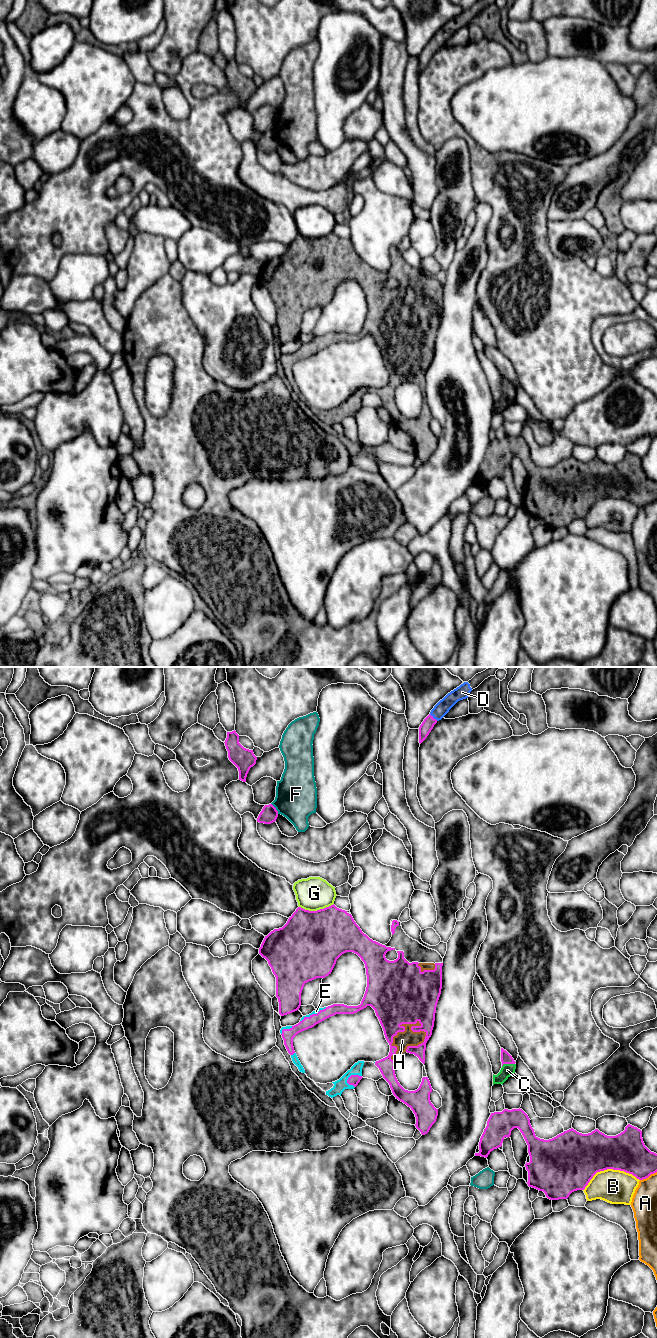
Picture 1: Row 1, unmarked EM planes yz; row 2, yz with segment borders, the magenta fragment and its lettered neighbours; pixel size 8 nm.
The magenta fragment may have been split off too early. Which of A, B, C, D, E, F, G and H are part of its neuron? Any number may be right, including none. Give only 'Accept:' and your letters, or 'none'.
Accept: C, D, E, H

